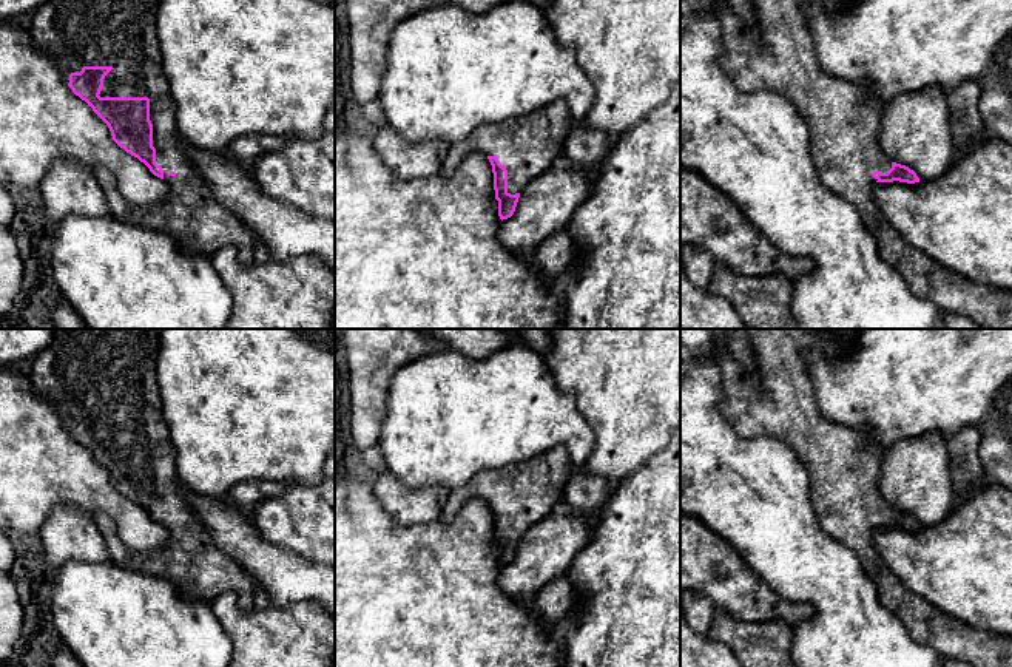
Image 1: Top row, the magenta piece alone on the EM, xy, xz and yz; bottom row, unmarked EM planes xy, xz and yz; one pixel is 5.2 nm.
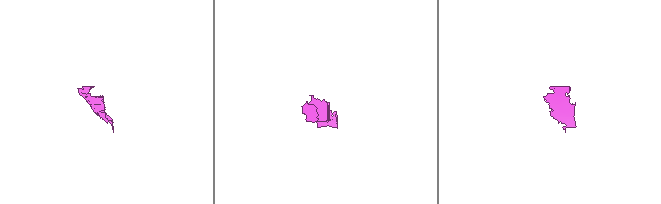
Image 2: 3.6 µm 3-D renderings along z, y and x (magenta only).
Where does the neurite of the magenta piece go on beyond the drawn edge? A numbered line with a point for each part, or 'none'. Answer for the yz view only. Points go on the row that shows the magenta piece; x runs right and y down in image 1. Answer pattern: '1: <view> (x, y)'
1: yz (844, 118)

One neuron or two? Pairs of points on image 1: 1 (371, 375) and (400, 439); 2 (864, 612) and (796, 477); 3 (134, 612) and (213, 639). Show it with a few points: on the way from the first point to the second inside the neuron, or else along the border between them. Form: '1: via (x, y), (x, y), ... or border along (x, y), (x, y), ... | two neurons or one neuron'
1: border along (395, 371), (391, 380), (383, 428), (377, 442) | two neurons
2: via (830, 578), (796, 544), (796, 511) | one neuron
3: via (155, 624), (173, 624), (188, 639), (193, 639) | one neuron

